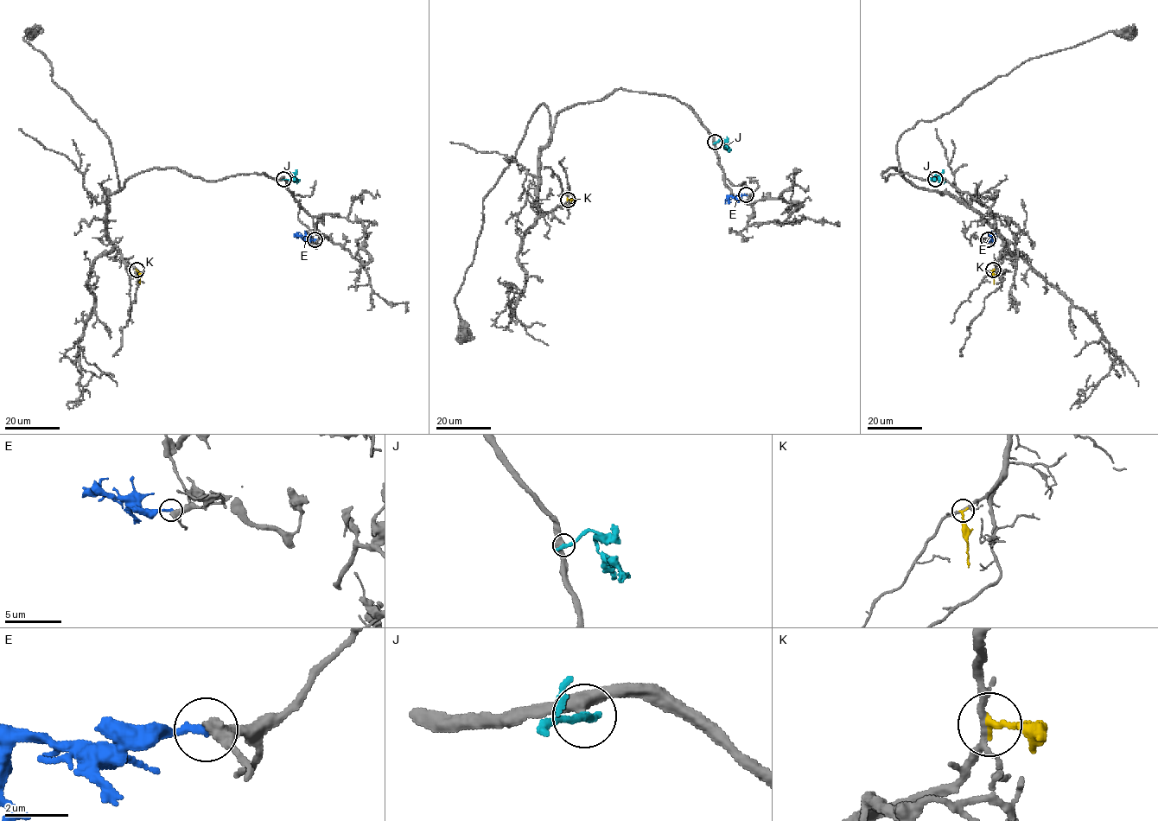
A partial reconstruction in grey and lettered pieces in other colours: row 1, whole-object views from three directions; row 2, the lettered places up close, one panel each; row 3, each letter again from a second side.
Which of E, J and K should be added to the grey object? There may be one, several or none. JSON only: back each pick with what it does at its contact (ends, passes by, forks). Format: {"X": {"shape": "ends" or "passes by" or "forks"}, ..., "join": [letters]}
{"join": []}

